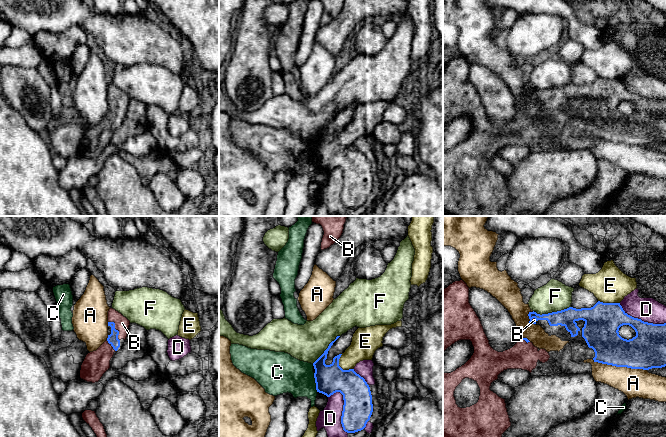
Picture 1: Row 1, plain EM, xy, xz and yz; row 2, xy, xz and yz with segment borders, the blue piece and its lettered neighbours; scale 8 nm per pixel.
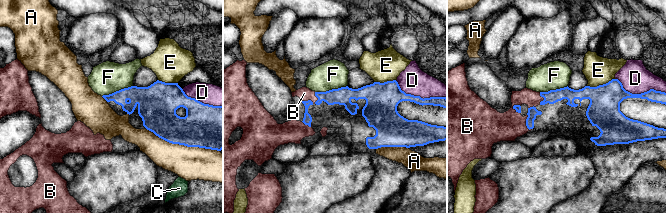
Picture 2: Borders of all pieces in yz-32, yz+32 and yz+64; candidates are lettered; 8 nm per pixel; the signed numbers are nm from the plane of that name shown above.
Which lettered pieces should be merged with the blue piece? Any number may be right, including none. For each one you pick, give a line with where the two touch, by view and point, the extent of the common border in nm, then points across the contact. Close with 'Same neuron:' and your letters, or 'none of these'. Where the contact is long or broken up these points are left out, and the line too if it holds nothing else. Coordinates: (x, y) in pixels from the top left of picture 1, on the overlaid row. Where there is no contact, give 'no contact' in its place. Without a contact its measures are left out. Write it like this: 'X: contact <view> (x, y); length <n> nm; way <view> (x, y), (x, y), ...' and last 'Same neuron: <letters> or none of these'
B: contact xy (115, 329); length 180 nm; way xy (112, 339), (115, 336), (115, 329), (122, 323)
Same neuron: B

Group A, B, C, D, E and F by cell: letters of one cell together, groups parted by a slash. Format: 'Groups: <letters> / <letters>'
Groups: A / B / C / D / E / F

